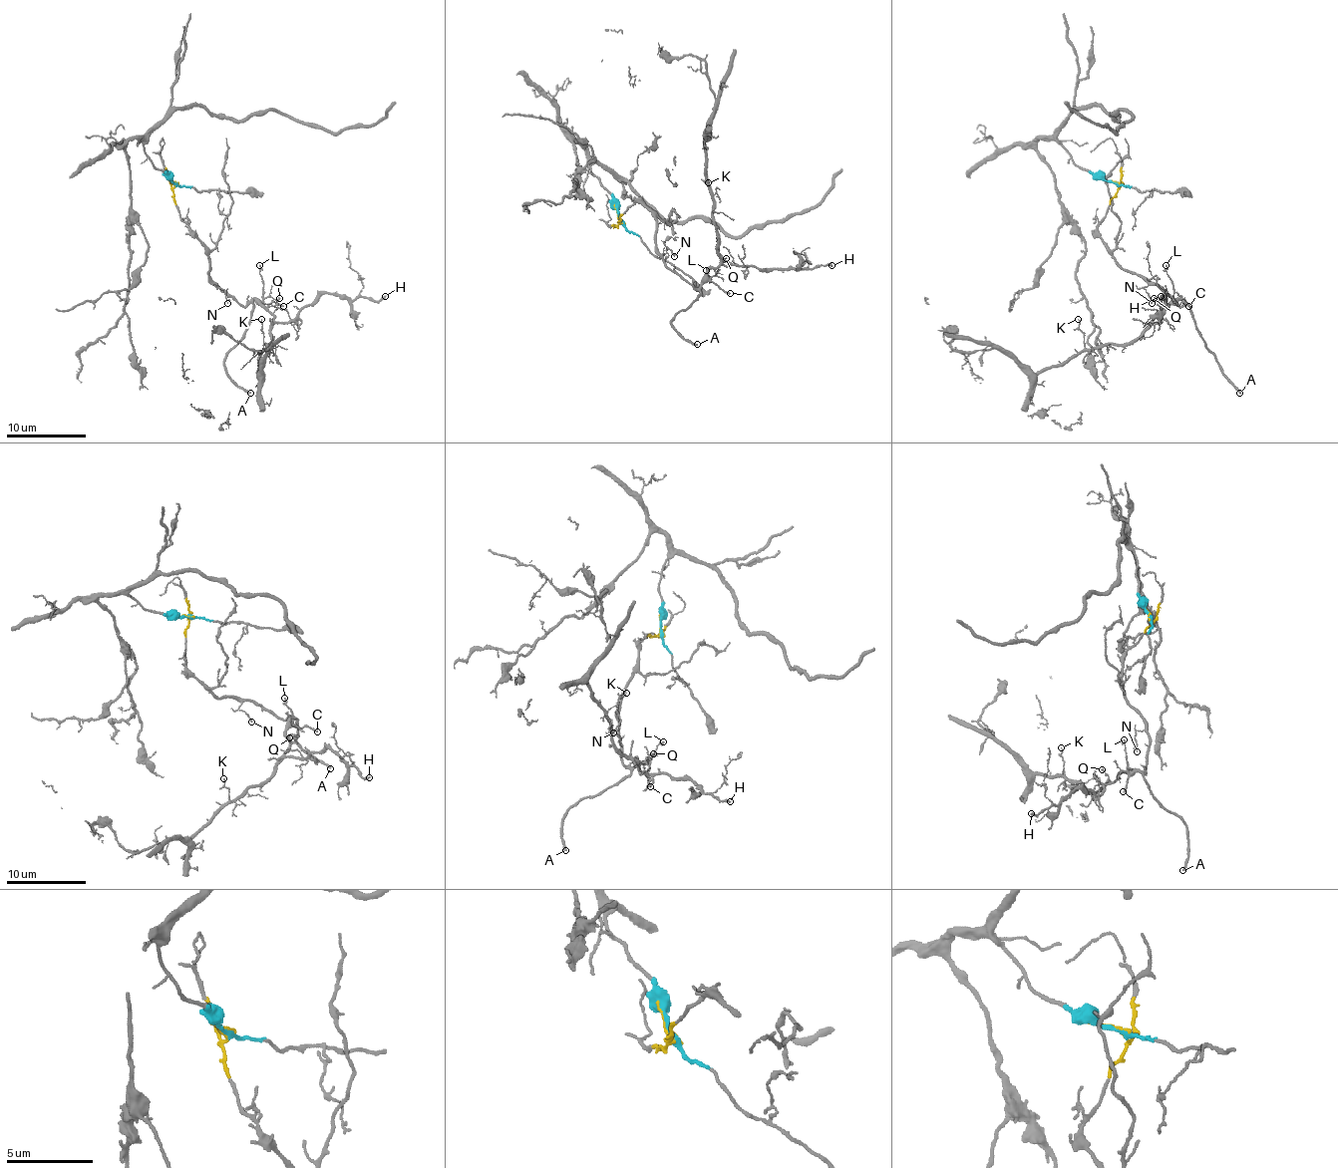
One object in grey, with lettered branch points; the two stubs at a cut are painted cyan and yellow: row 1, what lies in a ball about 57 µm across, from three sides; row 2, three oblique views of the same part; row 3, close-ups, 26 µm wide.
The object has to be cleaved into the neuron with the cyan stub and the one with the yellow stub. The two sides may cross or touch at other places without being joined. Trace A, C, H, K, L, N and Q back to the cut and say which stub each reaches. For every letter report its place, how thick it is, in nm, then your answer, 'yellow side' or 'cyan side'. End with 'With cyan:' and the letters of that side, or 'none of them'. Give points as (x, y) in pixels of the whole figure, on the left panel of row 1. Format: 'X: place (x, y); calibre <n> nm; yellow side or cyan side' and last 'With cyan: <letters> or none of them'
A: place (250, 393); calibre 200 nm; yellow side
C: place (283, 306); calibre 160 nm; yellow side
H: place (385, 296); calibre 240 nm; yellow side
K: place (261, 319); calibre 110 nm; yellow side
L: place (259, 265); calibre 180 nm; yellow side
N: place (227, 303); calibre 140 nm; yellow side
Q: place (279, 298); calibre 120 nm; yellow side
With cyan: none of them

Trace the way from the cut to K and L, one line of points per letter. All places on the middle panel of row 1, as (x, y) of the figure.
K: (618, 217), (620, 223), (626, 209), (640, 201), (656, 221), (656, 251), (697, 288), (721, 263), (709, 181)
L: (618, 217), (620, 223), (640, 201), (656, 221), (656, 251), (670, 269), (699, 288), (711, 278), (707, 269)

